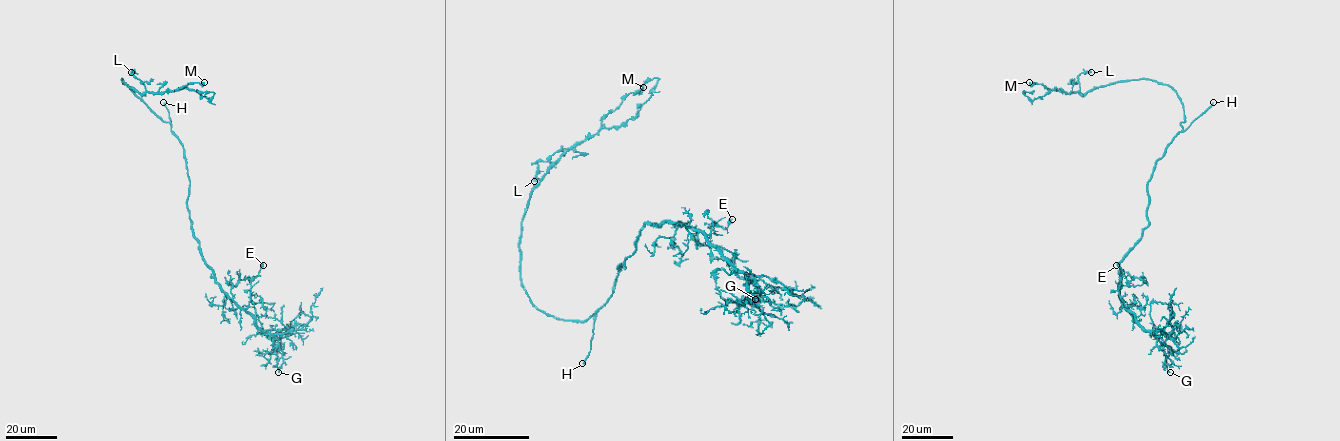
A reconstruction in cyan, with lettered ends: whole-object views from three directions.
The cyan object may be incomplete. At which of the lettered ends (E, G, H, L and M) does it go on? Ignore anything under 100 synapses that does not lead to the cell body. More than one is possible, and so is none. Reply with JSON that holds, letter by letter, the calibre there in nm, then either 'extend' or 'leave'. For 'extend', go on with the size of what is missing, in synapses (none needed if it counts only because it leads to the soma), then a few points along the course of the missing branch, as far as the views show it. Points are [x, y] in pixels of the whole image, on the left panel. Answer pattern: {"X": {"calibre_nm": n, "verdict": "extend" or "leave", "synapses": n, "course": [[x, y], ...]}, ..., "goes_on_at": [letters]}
{"E": {"calibre_nm": 280, "verdict": "leave"}, "G": {"calibre_nm": 170, "verdict": "leave"}, "H": {"calibre_nm": 280, "verdict": "extend", "course": [[163, 102], [164, 90], [159, 85]]}, "L": {"calibre_nm": 400, "verdict": "leave"}, "M": {"calibre_nm": 340, "verdict": "leave"}, "goes_on_at": ["H"]}

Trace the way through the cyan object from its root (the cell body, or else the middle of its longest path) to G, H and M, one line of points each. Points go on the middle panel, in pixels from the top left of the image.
G: (614, 289), (617, 266), (635, 250), (640, 229), (678, 222), (692, 225), (755, 280), (760, 289), (755, 299)
H: (614, 289), (596, 314), (591, 349), (582, 363)
M: (614, 289), (594, 318), (547, 316), (522, 283), (521, 222), (546, 170), (643, 87)

